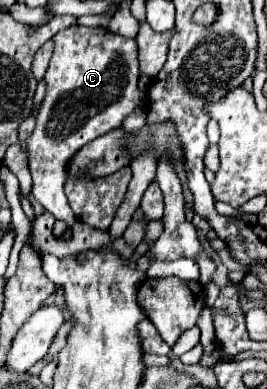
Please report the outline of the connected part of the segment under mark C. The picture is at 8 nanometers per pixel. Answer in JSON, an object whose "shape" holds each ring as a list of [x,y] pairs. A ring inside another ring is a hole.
{"shape":[[[70,26],[60,30],[54,38],[54,54],[50,58],[50,66],[46,70],[46,96],[42,102],[42,108],[36,114],[36,126],[34,132],[26,140],[28,158],[30,158],[30,172],[32,172],[32,196],[56,218],[72,226],[76,222],[76,216],[72,208],[66,202],[64,194],[64,182],[66,182],[66,170],[64,164],[80,146],[88,144],[92,138],[102,136],[122,124],[122,120],[134,112],[134,108],[144,104],[144,94],[138,90],[138,78],[140,70],[136,66],[136,40],[122,38],[118,34],[112,34],[106,28],[86,28],[86,26]]]}

